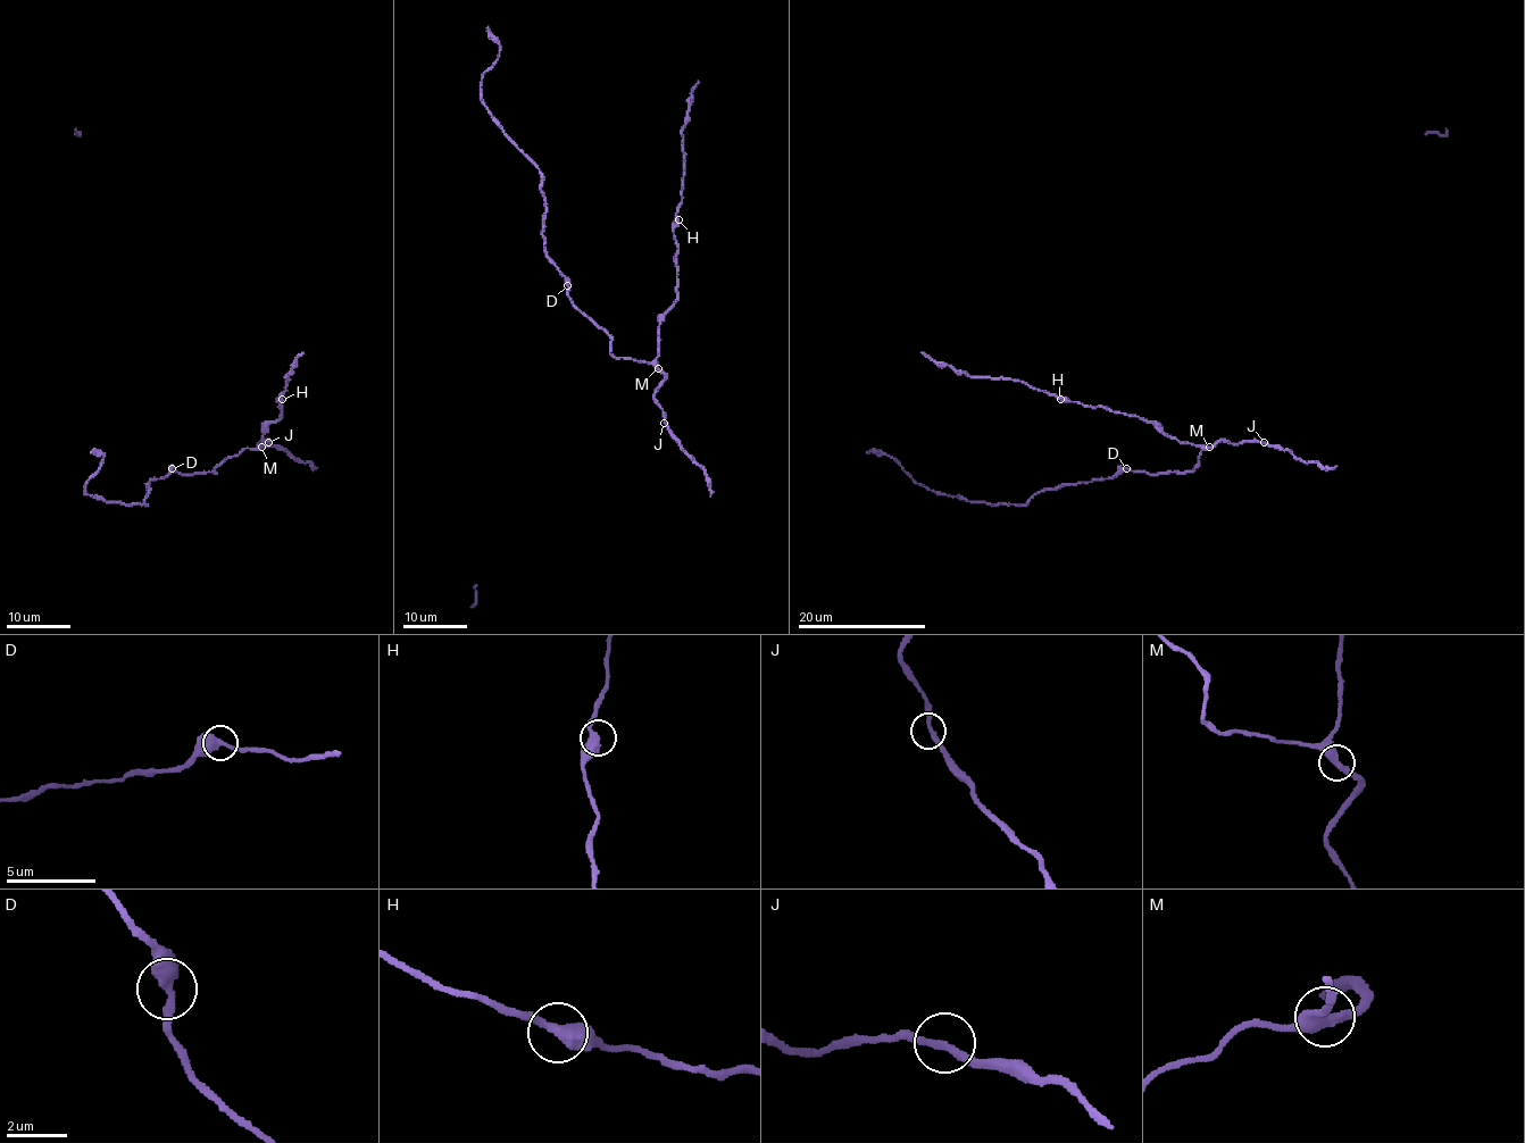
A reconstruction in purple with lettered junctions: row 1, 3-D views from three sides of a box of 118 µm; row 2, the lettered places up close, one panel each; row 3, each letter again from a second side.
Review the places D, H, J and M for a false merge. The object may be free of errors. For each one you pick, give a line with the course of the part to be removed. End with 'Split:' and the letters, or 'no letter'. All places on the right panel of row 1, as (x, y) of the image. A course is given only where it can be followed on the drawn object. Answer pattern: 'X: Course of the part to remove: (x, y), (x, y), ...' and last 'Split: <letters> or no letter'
Split: no letter

